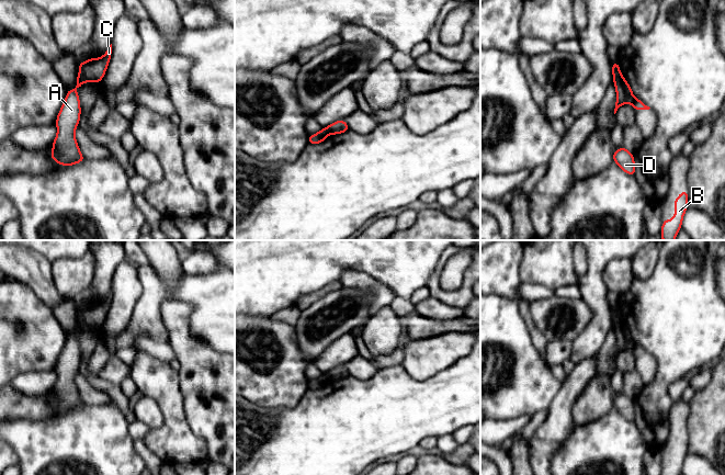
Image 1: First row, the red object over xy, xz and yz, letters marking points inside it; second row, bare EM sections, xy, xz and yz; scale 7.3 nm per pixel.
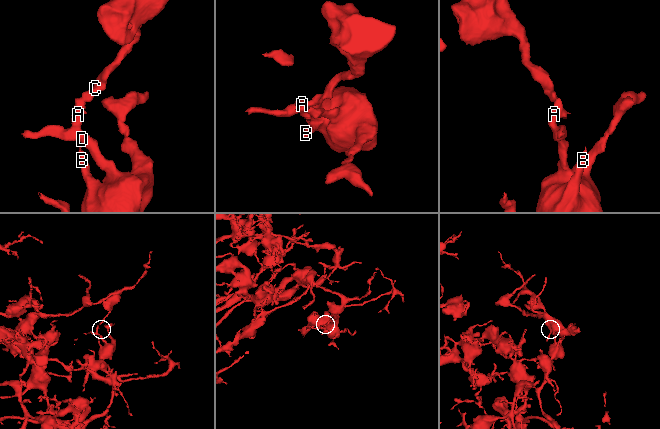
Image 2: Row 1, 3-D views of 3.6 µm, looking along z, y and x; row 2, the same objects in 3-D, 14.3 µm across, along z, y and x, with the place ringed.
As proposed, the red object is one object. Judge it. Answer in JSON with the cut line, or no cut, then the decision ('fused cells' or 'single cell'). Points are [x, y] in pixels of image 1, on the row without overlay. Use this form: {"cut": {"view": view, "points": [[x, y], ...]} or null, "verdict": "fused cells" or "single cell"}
{"cut": {"view": "xy", "points": [[79, 319], [85, 327]]}, "verdict": "fused cells"}

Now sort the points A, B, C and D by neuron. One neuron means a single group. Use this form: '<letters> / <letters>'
A B D / C

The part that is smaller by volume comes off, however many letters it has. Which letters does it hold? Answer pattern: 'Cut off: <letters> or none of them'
Cut off: C

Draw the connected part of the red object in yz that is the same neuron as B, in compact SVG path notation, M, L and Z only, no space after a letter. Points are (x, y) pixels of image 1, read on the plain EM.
M682 437L675 445L675 463L665 465L661 475L681 475L683 461L688 454L688 437Z

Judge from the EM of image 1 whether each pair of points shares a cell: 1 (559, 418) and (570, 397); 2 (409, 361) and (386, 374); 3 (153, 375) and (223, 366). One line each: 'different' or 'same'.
1: same
2: different
3: different

